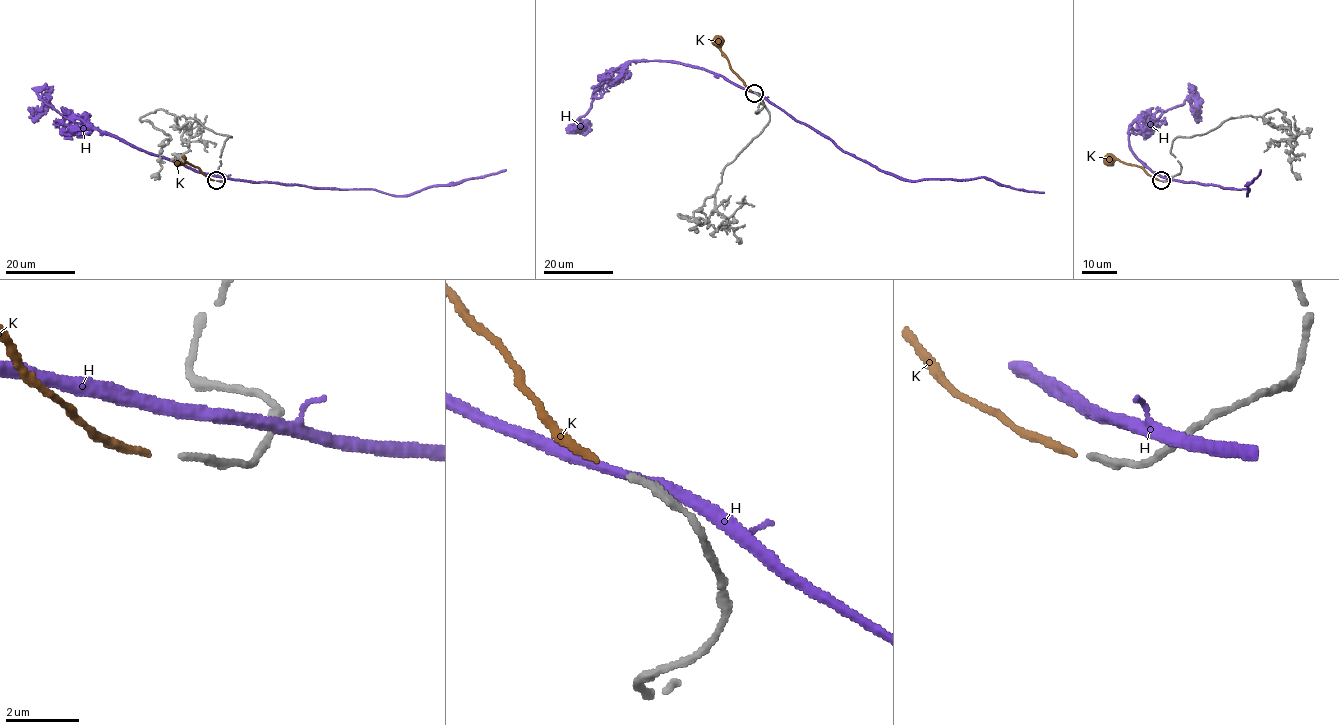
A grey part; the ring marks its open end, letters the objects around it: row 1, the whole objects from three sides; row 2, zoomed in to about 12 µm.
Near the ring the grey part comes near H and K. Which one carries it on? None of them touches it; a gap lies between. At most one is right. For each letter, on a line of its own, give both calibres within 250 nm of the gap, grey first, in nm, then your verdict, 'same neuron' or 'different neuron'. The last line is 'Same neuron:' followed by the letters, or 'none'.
H: calibres 190 and 320 nm; different neuron
K: calibres 190 and 190 nm; same neuron
Same neuron: K

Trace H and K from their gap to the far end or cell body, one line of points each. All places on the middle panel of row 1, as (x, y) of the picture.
H: (754, 93), (763, 95), (796, 120), (829, 137), (843, 150), (909, 180), (985, 177), (1016, 189), (1043, 192)
K: (751, 91), (733, 71), (718, 42)

